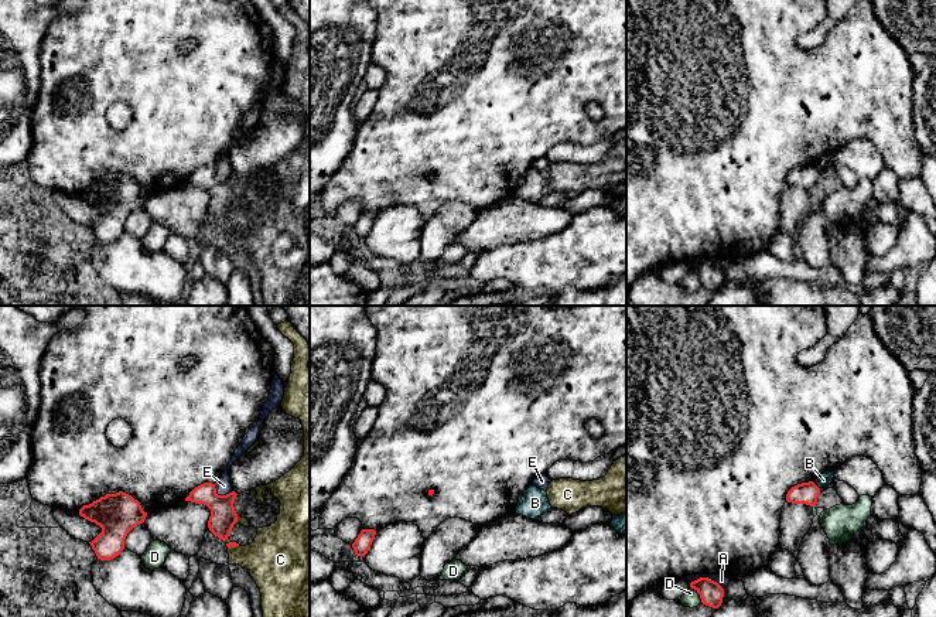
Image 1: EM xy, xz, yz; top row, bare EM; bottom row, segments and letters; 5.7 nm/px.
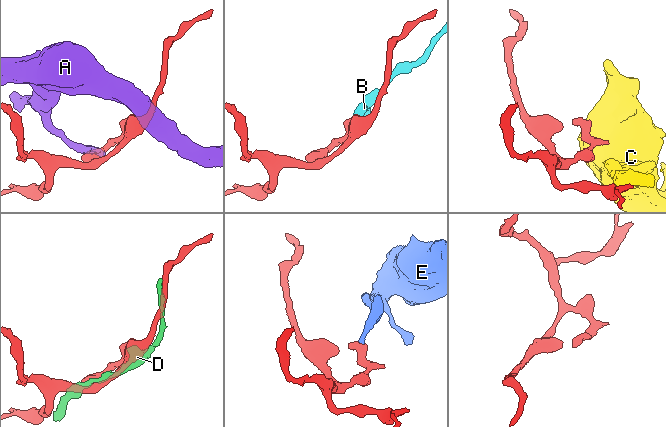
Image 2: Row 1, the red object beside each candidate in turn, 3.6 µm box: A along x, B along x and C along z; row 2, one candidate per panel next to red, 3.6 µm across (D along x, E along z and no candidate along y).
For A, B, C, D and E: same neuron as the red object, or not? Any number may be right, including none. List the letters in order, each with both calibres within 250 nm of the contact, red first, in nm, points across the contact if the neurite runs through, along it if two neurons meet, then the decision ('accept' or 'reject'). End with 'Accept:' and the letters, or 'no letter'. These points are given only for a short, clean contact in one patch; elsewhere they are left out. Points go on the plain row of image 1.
A: 140 nm thick on the red side, 60 nm on the other; border along yz (690, 265), (699, 261), (710, 261), (724, 272); reject
B: 130 nm thick on the red side, 80 nm on the other; border along yz (812, 164), (820, 171); reject
C: 30 nm thick on the red side, 320 nm on the other; border along xy (239, 228), (228, 231); reject
D: 140 nm thick on the red side, 100 nm on the other; reject
E: 150 nm thick on the red side, 90 nm on the other; border along xy (214, 167), (218, 177), (228, 177), (232, 173); reject
Accept: no letter

